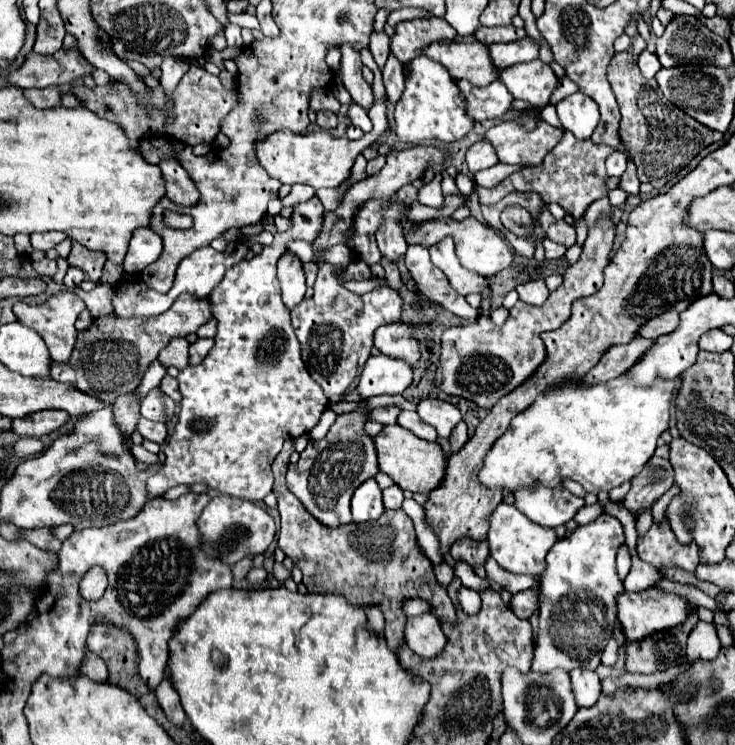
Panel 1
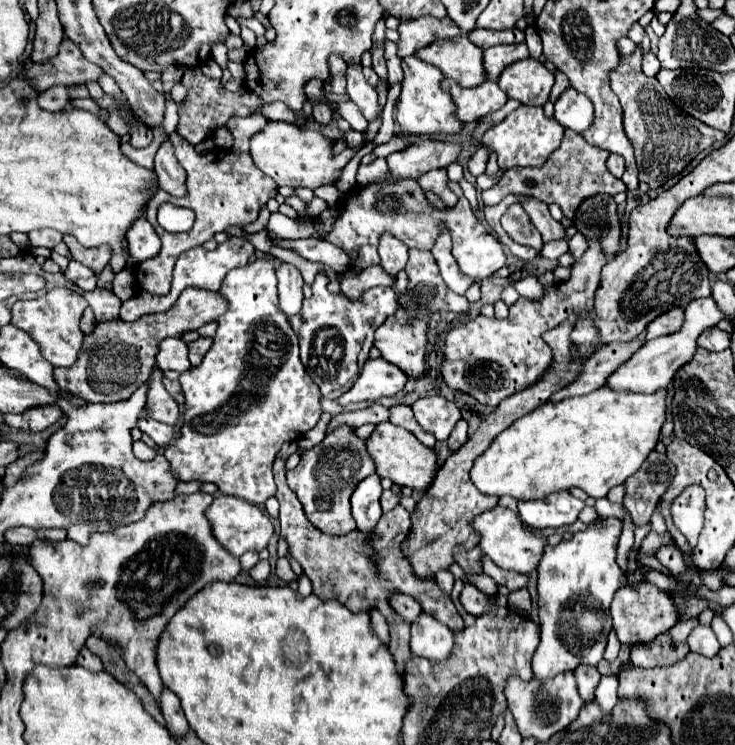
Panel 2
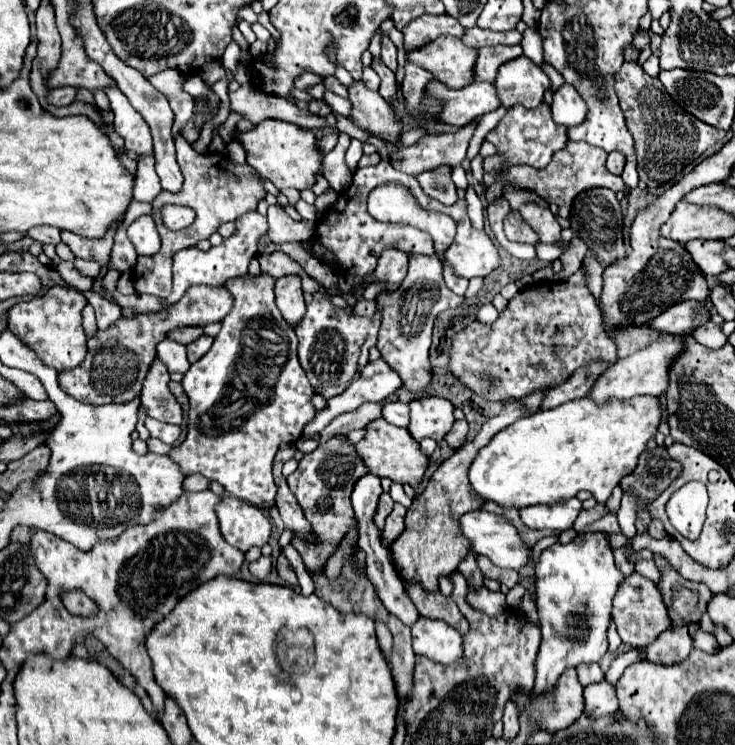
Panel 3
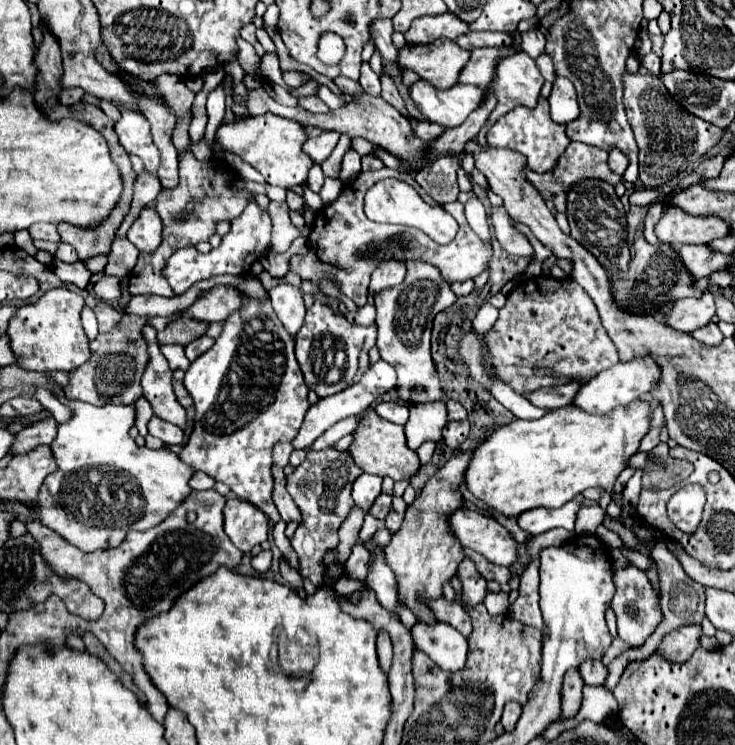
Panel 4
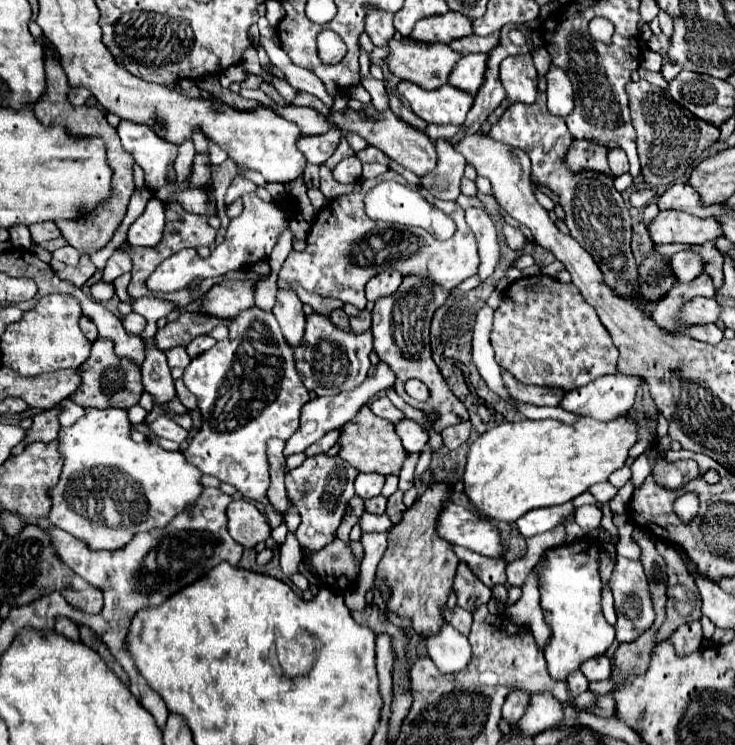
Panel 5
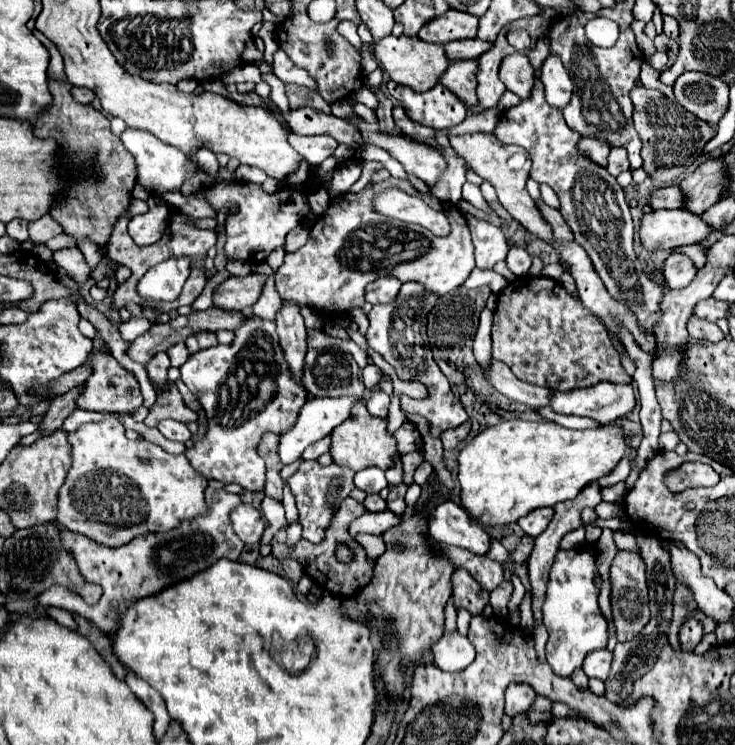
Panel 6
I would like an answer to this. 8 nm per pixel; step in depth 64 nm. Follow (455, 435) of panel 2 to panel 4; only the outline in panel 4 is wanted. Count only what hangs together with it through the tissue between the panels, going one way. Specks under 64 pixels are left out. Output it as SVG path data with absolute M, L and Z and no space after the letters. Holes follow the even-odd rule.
M460 420L460 422L450 422L446 428L444 428L444 442L446 446L450 448L458 448L466 436L470 432L470 424L468 420Z

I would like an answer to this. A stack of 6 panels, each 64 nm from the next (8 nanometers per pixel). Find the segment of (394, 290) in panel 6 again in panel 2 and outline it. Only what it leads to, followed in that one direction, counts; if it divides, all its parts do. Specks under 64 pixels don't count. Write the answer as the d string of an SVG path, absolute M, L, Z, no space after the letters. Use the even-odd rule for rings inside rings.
M382 234L378 244L378 254L382 258L380 266L388 274L398 274L408 262L408 246L404 246L404 242L394 238L392 234Z

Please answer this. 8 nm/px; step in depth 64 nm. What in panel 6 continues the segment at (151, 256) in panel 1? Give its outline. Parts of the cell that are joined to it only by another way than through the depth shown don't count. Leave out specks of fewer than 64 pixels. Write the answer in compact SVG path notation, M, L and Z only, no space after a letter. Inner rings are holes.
M150 196L148 198L148 212L134 216L128 224L128 234L138 246L150 246L162 238L162 232L168 222L170 208L166 204L158 202L160 198Z

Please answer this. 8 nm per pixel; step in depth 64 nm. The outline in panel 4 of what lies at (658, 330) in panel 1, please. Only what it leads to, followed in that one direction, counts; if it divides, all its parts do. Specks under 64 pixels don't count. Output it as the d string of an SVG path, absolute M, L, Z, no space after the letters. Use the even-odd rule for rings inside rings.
M706 292L702 298L678 300L670 314L664 318L664 324L680 332L694 332L696 328L706 326L714 314L716 314L714 296Z

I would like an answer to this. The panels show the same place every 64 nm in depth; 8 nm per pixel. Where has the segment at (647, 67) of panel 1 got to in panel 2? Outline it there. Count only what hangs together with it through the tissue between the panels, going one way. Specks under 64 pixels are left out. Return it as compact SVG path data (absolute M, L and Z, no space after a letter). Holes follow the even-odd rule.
M652 52L644 54L644 58L642 58L642 72L646 76L656 76L658 70L660 70L660 62L658 62L656 54L652 54Z

